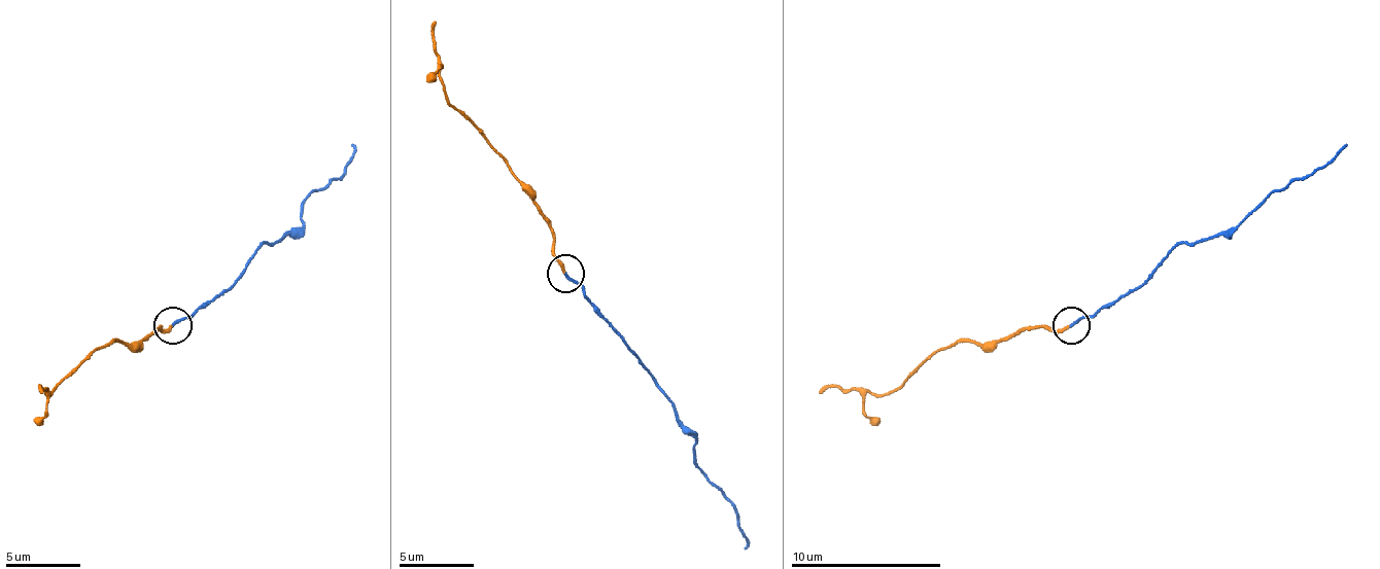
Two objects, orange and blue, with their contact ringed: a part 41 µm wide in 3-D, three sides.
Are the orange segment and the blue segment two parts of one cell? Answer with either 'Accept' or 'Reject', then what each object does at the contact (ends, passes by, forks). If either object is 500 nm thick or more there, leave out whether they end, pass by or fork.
Accept. At the ring orange ends. At the ring blue ends

